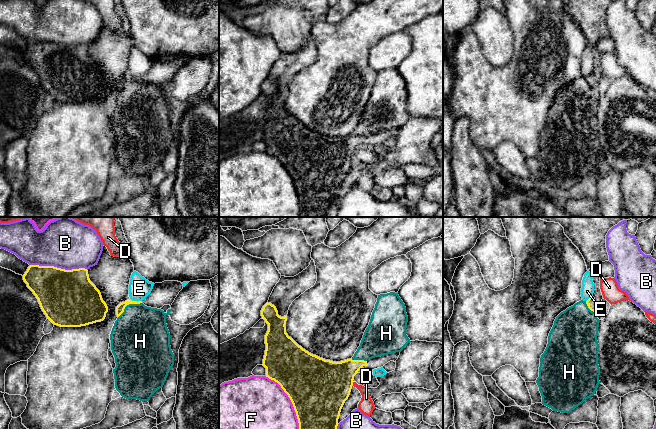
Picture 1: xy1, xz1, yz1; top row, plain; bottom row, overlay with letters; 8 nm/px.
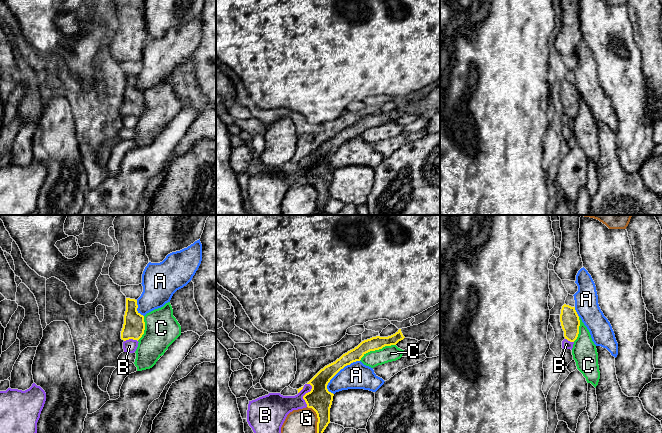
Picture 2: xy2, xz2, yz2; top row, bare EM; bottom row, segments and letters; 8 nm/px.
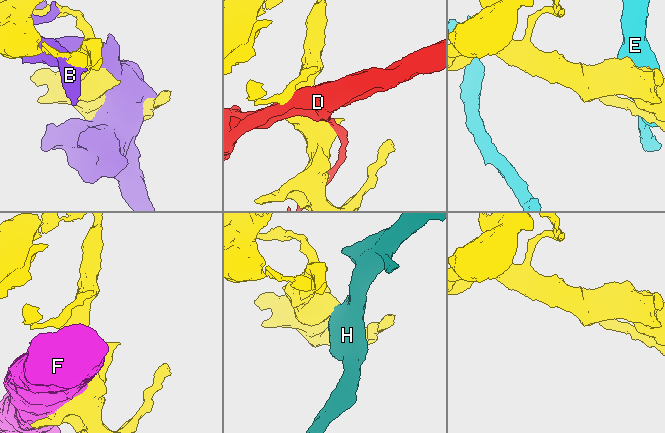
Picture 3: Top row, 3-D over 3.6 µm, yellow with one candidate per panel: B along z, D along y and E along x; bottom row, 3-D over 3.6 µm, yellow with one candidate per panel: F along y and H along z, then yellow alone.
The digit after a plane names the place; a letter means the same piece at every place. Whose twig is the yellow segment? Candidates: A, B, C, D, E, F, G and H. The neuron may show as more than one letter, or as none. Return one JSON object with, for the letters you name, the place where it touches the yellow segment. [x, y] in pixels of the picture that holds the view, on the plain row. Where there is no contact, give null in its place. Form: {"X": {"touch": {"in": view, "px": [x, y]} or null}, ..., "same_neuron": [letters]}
{"same_neuron": []}

